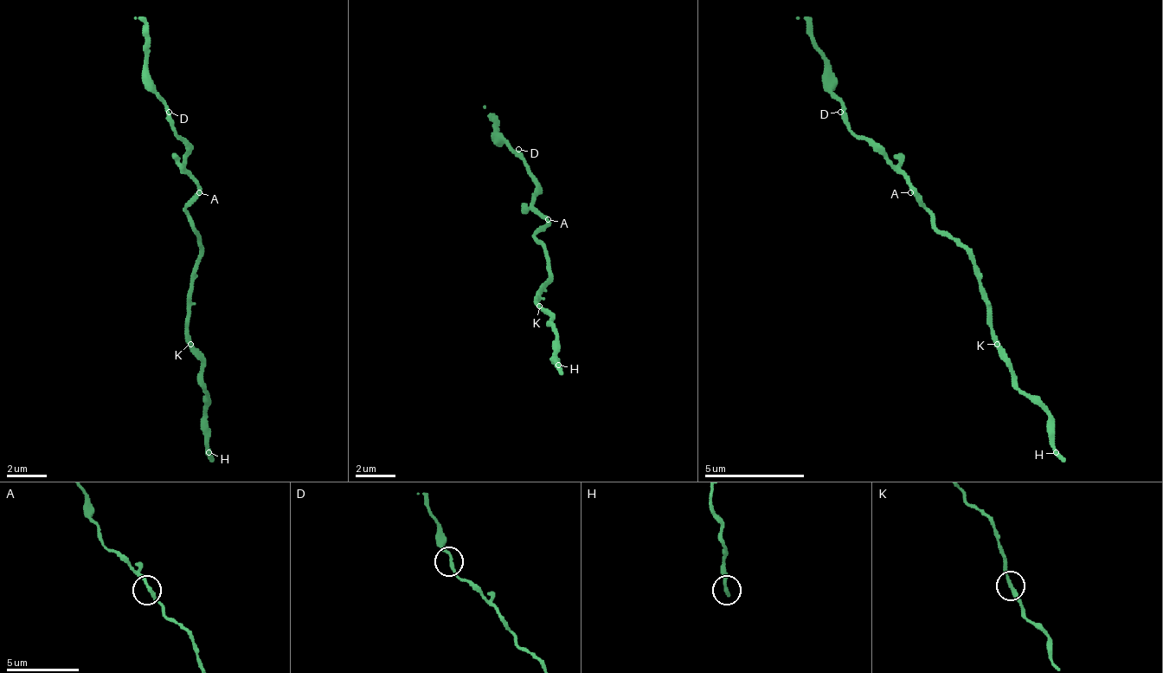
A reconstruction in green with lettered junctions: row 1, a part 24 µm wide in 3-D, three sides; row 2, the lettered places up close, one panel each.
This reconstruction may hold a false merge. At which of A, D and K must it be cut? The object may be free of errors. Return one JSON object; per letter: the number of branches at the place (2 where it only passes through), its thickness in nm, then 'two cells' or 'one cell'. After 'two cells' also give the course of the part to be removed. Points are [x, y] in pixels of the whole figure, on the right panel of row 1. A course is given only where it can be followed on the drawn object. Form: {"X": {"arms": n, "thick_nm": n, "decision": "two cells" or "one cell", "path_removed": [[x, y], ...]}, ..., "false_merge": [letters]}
{"A": {"arms": 2, "thick_nm": 200, "decision": "one cell"}, "D": {"arms": 2, "thick_nm": 190, "decision": "one cell"}, "K": {"arms": 2, "thick_nm": 220, "decision": "one cell"}, "false_merge": []}

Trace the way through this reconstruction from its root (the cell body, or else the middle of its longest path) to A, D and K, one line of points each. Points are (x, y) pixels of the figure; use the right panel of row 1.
A: (935, 227), (935, 216), (910, 192)
D: (935, 227), (935, 216), (925, 207), (920, 192), (875, 146), (870, 146), (860, 137), (840, 112)
K: (935, 227), (970, 257), (980, 282), (980, 297), (986, 302), (986, 322), (995, 342)

